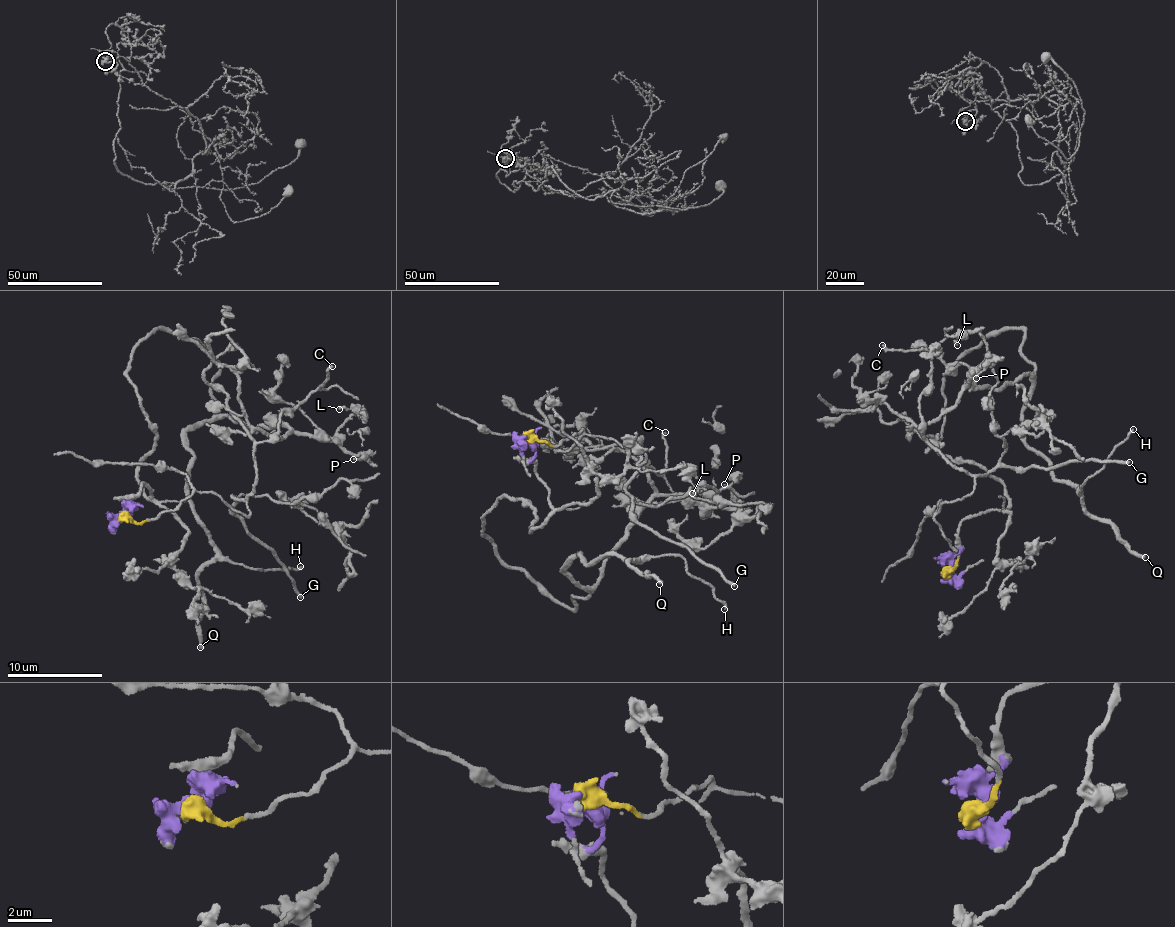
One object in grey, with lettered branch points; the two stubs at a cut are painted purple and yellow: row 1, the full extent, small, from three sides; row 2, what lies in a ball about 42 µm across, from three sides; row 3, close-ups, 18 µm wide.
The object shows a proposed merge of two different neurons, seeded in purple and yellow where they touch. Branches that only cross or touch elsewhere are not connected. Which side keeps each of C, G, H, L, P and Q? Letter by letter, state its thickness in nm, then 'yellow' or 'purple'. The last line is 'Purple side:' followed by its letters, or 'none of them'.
C: 240 nm | yellow
G: 260 nm | yellow
H: 220 nm | purple
L: 160 nm | purple
P: 150 nm | purple
Q: 300 nm | purple
Purple side: H, L, P, Q

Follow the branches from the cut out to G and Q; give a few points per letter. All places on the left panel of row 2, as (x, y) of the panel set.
G: (124, 515), (144, 523), (195, 491), (249, 515), (236, 499), (231, 508), (284, 564), (301, 598)
Q: (126, 515), (156, 438), (131, 350), (163, 329), (219, 369), (219, 412), (185, 434), (214, 554), (199, 647)

